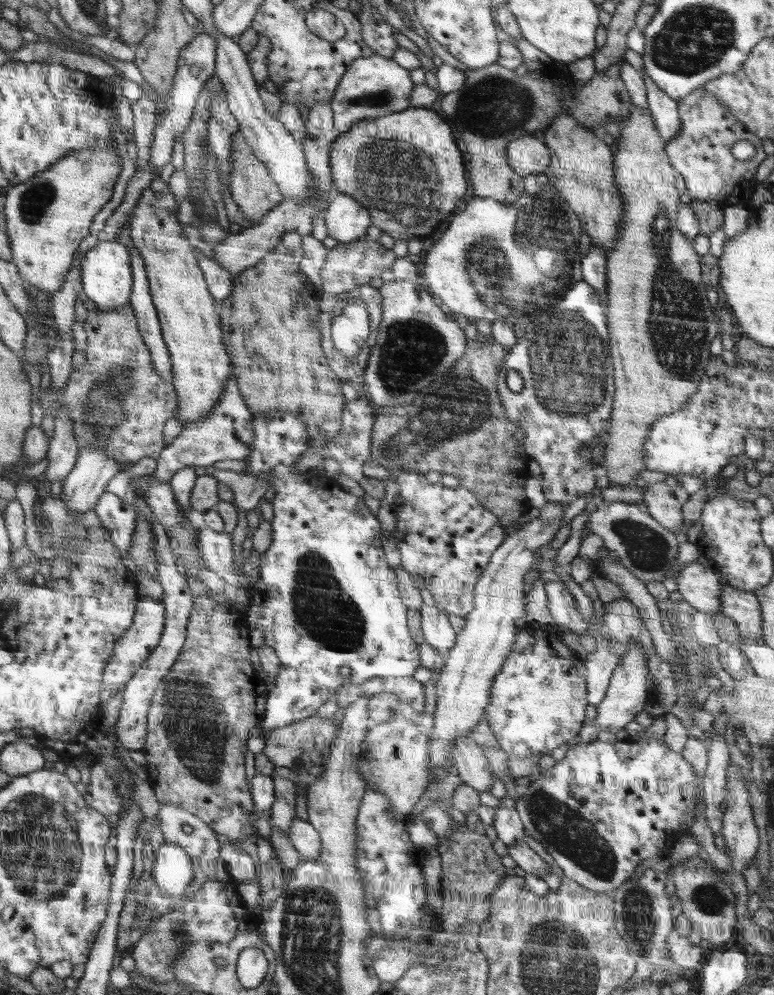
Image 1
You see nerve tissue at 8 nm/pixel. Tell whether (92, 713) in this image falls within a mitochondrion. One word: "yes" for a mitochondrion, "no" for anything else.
no

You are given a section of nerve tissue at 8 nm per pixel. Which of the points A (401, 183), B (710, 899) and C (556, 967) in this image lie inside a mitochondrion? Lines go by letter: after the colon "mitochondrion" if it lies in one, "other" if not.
A: mitochondrion
B: mitochondrion
C: mitochondrion

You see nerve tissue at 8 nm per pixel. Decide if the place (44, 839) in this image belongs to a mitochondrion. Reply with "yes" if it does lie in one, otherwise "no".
yes

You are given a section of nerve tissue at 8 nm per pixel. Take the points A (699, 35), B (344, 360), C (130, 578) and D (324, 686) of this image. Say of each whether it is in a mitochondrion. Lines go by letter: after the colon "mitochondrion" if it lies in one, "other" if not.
A: mitochondrion
B: other
C: other
D: other

